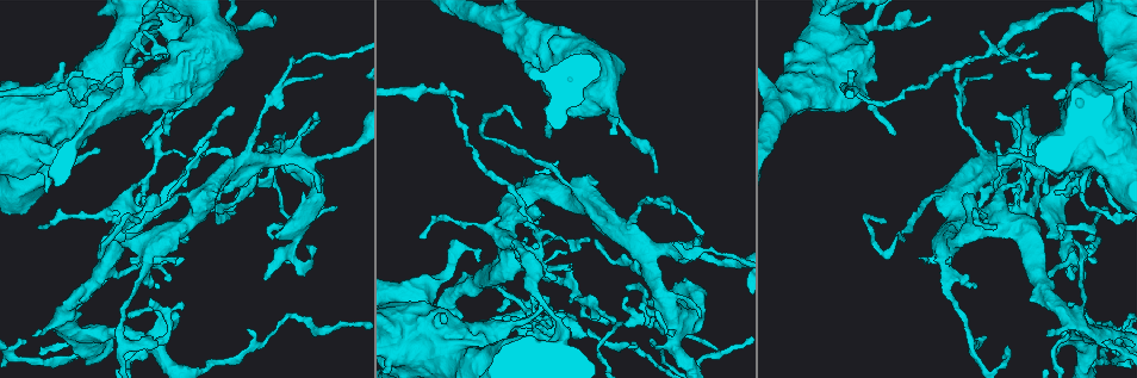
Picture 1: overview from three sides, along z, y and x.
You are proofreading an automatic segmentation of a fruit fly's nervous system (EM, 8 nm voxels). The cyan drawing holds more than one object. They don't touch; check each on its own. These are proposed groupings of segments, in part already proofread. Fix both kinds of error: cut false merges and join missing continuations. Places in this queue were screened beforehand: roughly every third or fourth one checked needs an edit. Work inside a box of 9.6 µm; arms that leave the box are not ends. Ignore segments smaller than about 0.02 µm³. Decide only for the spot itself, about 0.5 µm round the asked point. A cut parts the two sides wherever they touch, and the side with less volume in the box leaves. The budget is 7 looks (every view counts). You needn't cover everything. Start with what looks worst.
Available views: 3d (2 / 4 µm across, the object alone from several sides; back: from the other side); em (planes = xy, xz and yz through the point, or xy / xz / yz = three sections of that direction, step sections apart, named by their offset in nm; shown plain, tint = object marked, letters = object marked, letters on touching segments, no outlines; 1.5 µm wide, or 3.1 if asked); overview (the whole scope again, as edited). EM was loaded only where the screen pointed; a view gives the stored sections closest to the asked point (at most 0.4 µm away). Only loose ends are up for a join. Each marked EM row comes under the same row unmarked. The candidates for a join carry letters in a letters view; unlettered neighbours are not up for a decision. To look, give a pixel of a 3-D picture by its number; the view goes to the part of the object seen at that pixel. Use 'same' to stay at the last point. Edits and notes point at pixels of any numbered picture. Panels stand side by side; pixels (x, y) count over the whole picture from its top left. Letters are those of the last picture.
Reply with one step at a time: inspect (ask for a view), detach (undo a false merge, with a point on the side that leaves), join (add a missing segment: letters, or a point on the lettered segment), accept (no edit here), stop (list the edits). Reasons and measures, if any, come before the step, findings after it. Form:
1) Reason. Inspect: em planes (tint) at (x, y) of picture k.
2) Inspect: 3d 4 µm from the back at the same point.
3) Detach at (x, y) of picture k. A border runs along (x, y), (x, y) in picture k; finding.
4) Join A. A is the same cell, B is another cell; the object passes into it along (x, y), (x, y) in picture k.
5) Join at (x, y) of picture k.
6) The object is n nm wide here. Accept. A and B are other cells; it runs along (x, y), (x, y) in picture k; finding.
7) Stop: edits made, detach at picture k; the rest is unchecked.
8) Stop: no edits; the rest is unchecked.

Branch stops here. Inspect: 3d 4 µm at (1029, 108) of picture 1.

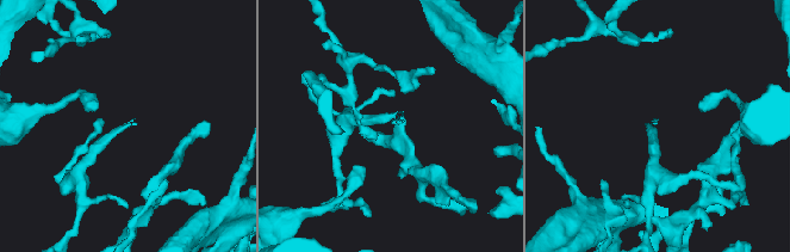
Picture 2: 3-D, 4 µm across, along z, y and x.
Inspect: em xz step 4 (letters) at (657, 122) of picture 2.

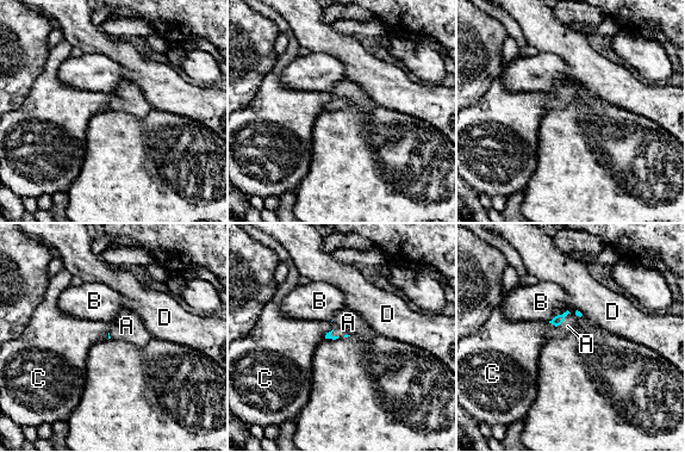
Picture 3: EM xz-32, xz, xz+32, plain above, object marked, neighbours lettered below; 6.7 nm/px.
Join A. A is the same cell, B, C and D are other cells; it goes on there.

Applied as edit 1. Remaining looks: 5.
See it whole again. Inspect: overview.

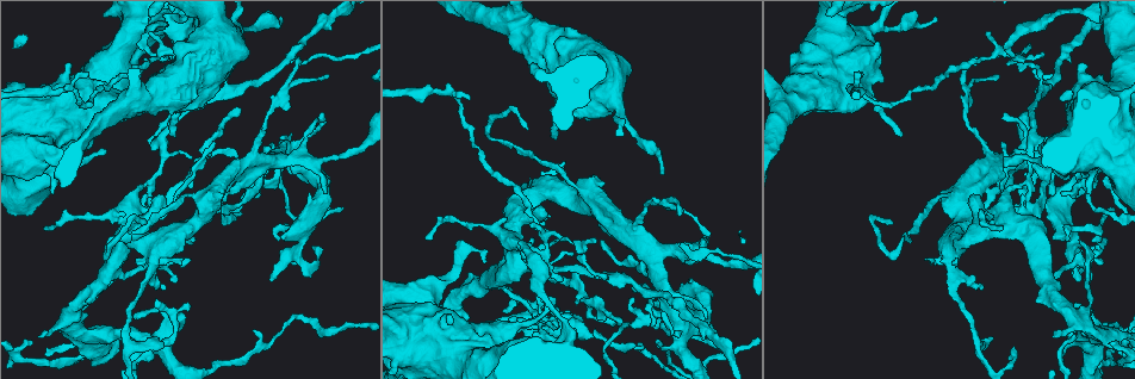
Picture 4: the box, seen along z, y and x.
Sharp bend. Inspect: 3d 4 µm at (487, 128) of picture 4.

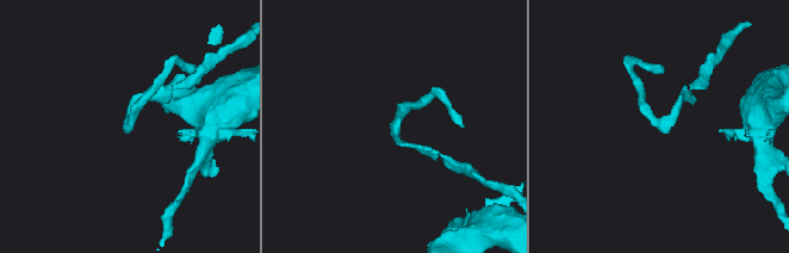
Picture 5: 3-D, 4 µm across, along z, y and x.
Inspect: em xy step 4 (tint) at (393, 130) of picture 5.

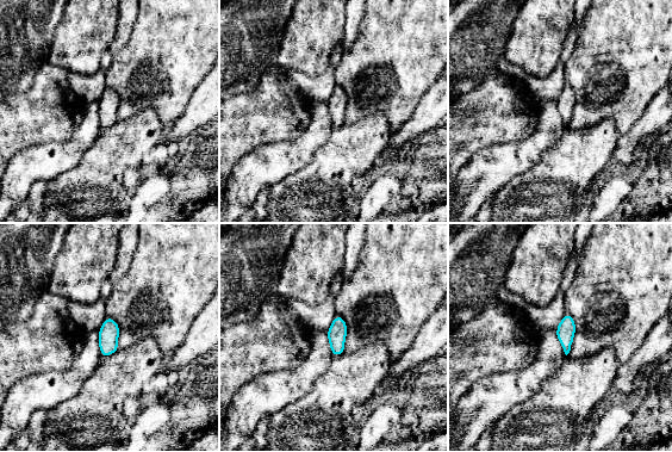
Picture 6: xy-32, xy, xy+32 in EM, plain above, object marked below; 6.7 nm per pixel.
Inspect: em xy step 4 (letters) at the same point.

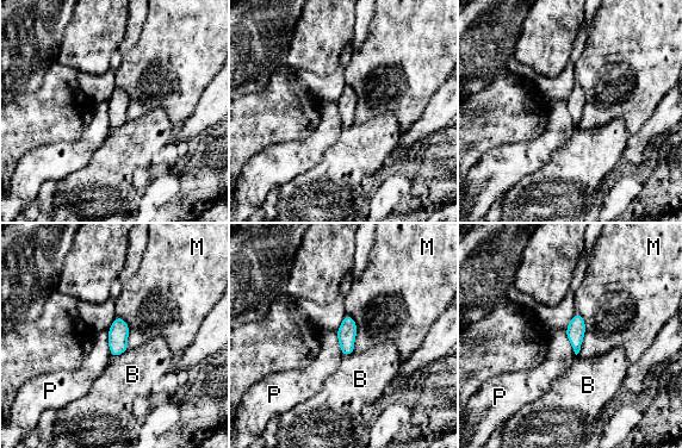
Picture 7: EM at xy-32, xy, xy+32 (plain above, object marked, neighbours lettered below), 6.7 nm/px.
Accept. B, M and P are other cells; one neuron here.

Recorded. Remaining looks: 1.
Stop: edits made, join at picture 3; the rest is unchecked.

